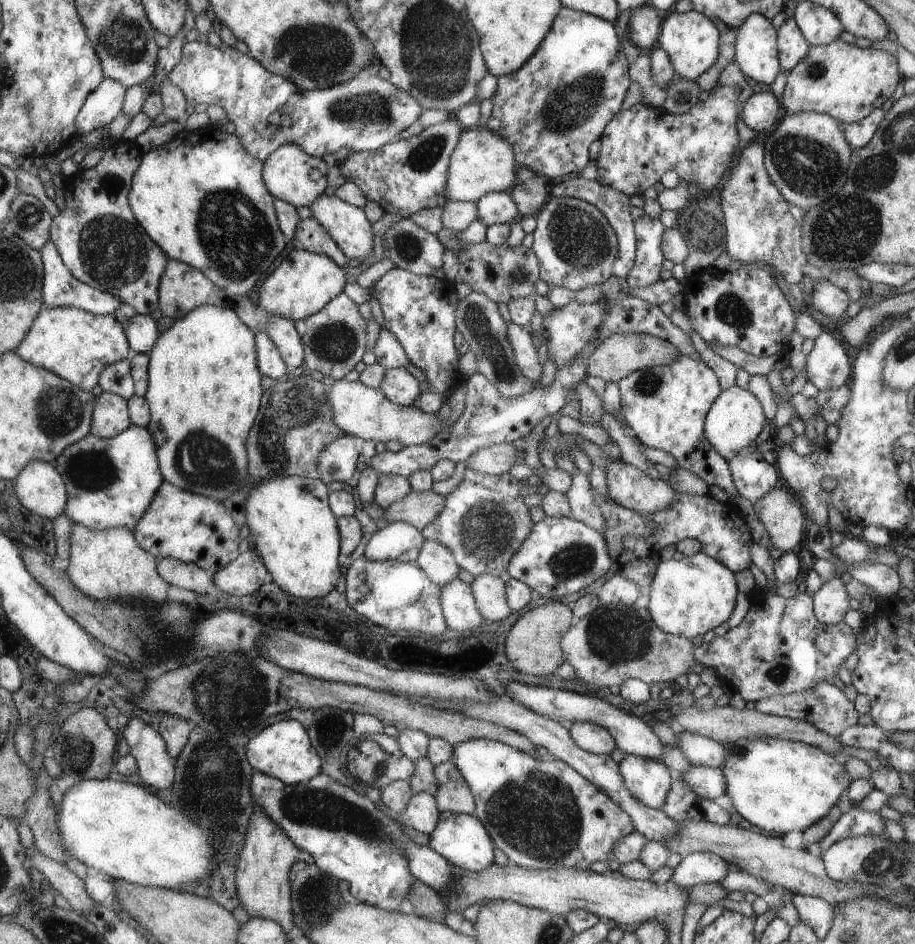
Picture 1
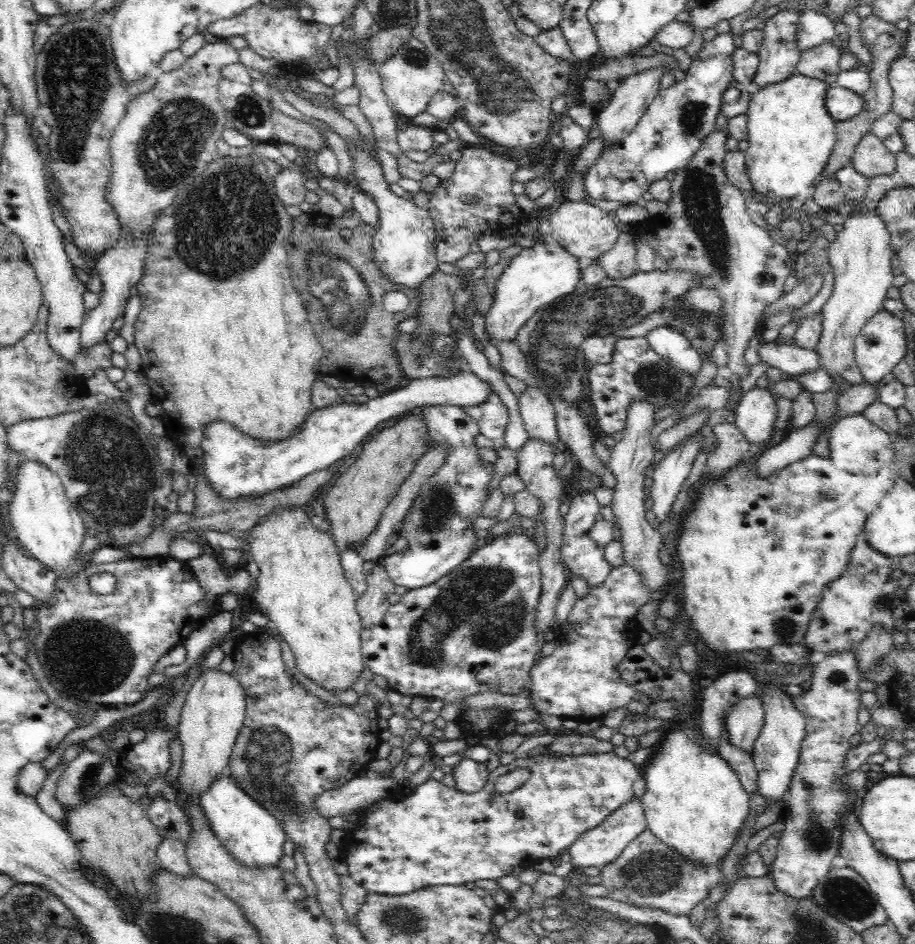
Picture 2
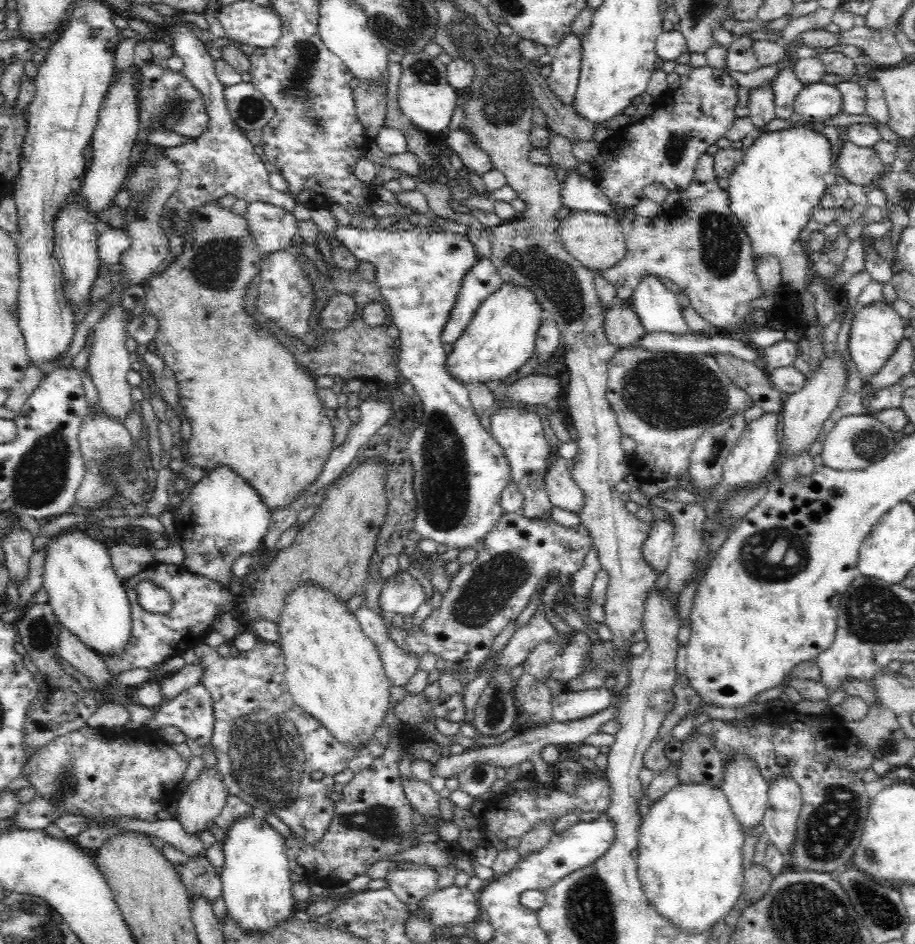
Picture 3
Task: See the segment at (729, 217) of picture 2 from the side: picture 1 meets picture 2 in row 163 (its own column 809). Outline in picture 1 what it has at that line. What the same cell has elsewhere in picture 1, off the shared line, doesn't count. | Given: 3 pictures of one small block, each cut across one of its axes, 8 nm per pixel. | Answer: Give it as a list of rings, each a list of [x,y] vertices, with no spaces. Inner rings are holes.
[[[824,680],[818,682],[814,688],[802,690],[802,692],[792,692],[792,694],[780,694],[780,696],[770,696],[759,701],[755,701],[754,709],[761,713],[788,717],[791,719],[800,719],[813,724],[818,730],[837,737],[842,730],[848,726],[856,725],[858,722],[858,712],[854,710],[854,702],[846,700],[846,694],[832,686],[832,682]]]

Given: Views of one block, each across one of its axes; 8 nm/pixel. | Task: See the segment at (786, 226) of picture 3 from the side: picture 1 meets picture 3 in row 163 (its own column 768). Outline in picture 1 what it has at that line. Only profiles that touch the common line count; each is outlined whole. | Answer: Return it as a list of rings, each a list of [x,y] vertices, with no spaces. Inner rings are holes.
[[[742,738],[738,742],[721,742],[728,748],[722,774],[726,776],[728,802],[745,820],[774,834],[786,834],[790,830],[804,831],[818,823],[836,806],[838,799],[853,782],[844,765],[821,748],[782,738]]]

